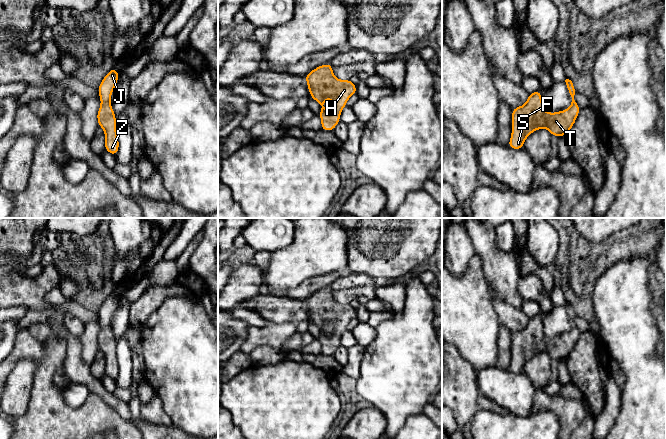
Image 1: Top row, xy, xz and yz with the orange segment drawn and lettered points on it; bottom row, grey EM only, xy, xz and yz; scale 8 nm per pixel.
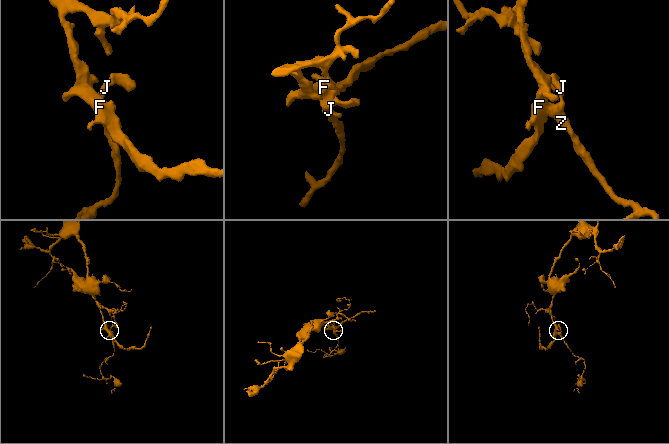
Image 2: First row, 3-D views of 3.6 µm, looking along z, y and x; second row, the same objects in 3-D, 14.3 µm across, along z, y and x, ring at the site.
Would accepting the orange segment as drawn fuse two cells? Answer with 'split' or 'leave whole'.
leave whole

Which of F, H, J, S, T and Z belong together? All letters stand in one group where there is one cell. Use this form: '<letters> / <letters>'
F H J S T Z

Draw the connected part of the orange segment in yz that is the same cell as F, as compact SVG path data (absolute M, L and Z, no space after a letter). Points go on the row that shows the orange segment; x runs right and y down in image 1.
M565 80L571 98L569 109L556 113L548 113L543 108L540 89L529 94L527 102L512 110L512 134L508 147L512 149L523 149L525 139L534 131L547 128L552 136L558 138L562 135L568 136L574 125L581 108L575 100L577 92L572 81Z

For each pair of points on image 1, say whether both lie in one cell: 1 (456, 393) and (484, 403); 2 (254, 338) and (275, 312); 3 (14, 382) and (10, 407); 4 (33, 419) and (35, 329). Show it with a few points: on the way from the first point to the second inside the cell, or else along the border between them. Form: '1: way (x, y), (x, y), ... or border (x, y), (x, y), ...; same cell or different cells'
1: border (480, 393), (478, 398), (479, 408); different cells
2: border (266, 320), (278, 323), (291, 322); different cells
3: way (14, 388), (14, 401); same cell
4: border (28, 328), (29, 332), (41, 341), (55, 333); different cells

